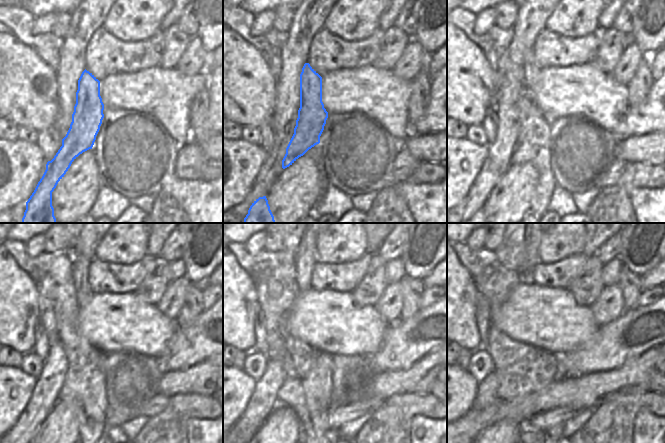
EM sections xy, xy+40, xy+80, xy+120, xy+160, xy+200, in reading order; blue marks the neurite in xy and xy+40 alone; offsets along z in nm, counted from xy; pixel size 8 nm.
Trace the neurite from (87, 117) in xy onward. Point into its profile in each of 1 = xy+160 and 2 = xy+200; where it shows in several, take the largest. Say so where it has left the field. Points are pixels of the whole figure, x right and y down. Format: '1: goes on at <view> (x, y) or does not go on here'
1: goes on at xy+160 (305, 258)
2: goes on at xy+200 (531, 243)

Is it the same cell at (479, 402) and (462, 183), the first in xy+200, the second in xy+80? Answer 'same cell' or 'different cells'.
different cells

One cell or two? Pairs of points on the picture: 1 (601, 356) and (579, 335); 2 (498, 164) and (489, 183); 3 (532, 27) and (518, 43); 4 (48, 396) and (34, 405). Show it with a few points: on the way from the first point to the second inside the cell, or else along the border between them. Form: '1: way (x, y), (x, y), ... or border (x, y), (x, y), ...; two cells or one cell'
1: border (600, 325), (597, 331), (580, 348), (566, 353); two cells
2: way (493, 169), (489, 178); one cell
3: way (528, 31), (522, 39); one cell
4: way (45, 397), (37, 405); one cell

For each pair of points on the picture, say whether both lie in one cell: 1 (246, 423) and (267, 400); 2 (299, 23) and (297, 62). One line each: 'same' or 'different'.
1: same
2: same

